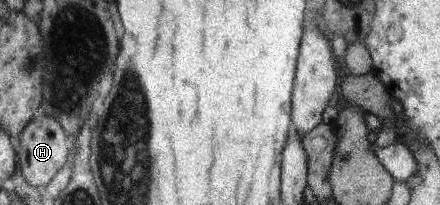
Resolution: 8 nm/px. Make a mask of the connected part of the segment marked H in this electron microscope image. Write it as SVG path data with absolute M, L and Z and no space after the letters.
M44 115L41 120L32 120L30 124L23 129L19 138L19 152L16 154L16 162L21 168L21 174L27 184L40 188L48 185L53 177L64 167L68 161L68 148L70 140L57 124L57 120Z

